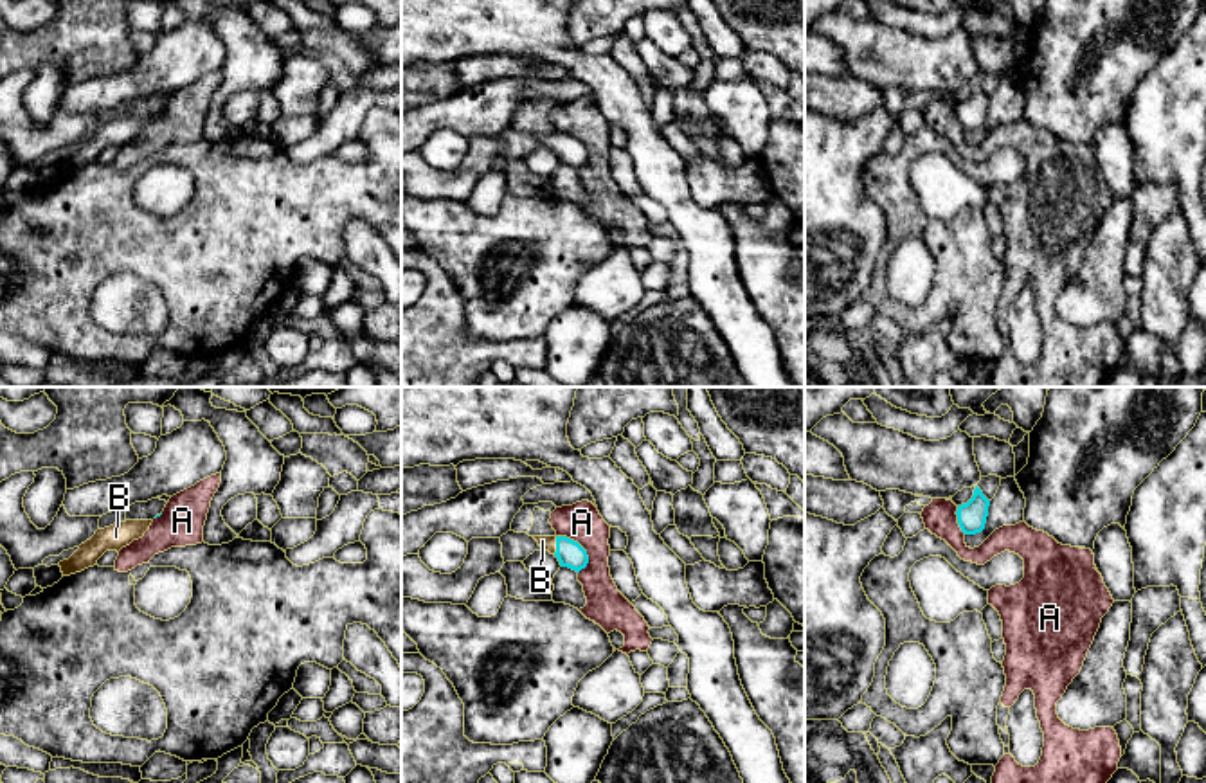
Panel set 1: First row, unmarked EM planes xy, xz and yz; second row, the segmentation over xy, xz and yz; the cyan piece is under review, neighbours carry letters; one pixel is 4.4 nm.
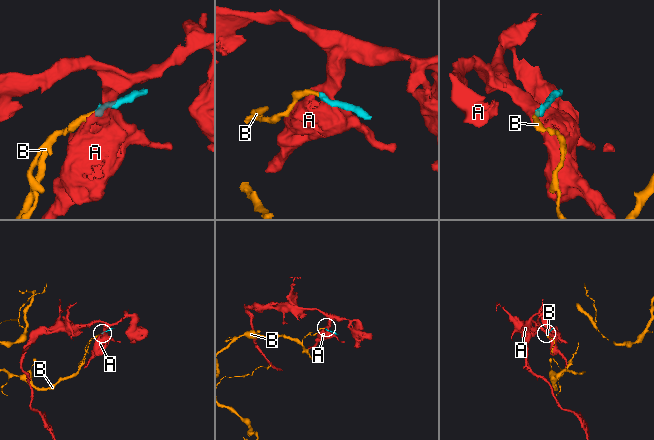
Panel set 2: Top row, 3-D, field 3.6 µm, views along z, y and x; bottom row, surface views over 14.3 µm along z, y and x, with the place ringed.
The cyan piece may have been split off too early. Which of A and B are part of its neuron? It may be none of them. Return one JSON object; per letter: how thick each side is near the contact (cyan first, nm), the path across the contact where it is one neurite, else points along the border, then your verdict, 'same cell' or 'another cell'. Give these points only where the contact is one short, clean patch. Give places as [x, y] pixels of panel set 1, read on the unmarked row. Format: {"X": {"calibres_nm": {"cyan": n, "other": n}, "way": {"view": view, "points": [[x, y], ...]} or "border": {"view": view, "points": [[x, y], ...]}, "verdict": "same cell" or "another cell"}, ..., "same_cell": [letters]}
{"A": {"calibres_nm": {"cyan": 120, "other": 180}, "border": {"view": "xz", "points": [[557, 132], [573, 135], [585, 148], [587, 162], [584, 166]]}, "verdict": "another cell"}, "B": {"calibres_nm": {"cyan": 120, "other": 60}, "verdict": "same cell"}, "same_cell": ["B"]}

